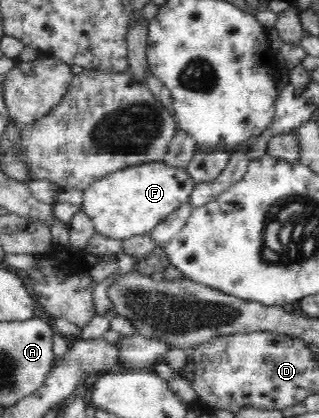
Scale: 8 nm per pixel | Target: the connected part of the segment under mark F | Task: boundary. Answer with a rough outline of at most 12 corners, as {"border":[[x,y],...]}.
{"border":[[163,162],[83,192],[96,233],[148,235],[189,202],[192,179]]}

